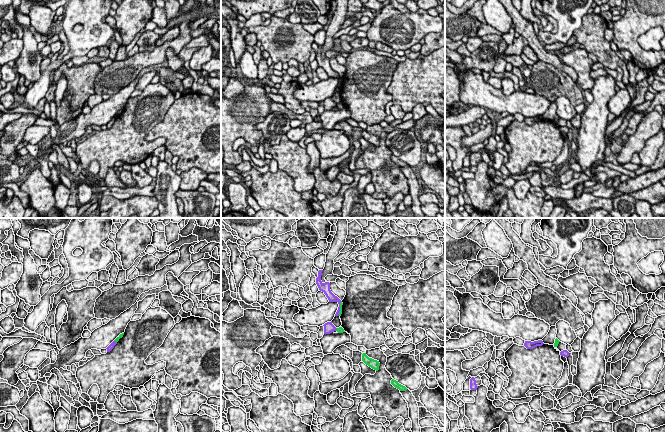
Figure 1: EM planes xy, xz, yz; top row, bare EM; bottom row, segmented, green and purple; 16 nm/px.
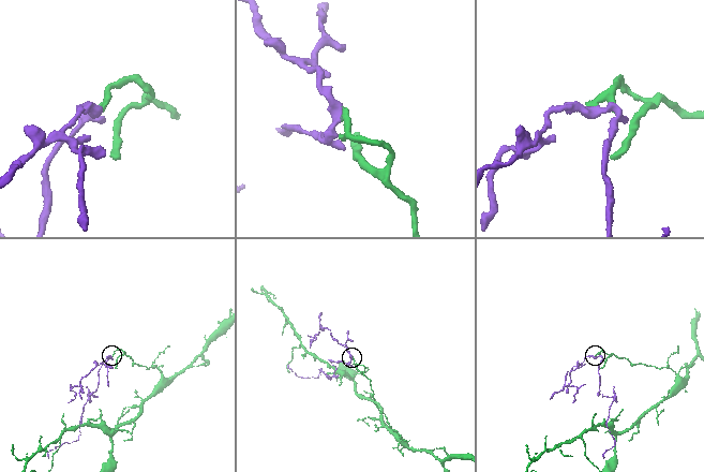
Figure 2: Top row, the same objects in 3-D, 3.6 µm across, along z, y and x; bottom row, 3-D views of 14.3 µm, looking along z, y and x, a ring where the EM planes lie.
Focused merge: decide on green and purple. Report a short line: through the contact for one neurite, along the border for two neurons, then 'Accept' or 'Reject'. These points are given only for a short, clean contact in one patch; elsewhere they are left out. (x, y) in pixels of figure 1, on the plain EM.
Line: xz (341, 77), (338, 91). Reject

